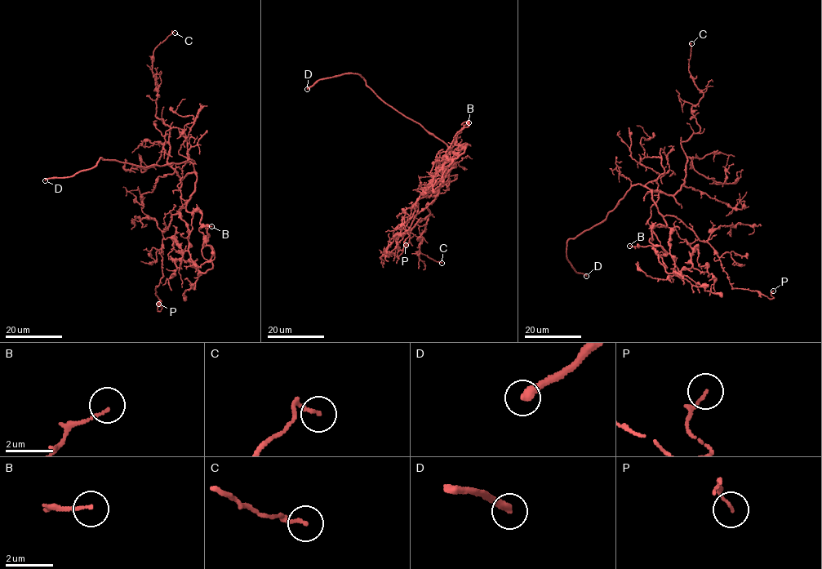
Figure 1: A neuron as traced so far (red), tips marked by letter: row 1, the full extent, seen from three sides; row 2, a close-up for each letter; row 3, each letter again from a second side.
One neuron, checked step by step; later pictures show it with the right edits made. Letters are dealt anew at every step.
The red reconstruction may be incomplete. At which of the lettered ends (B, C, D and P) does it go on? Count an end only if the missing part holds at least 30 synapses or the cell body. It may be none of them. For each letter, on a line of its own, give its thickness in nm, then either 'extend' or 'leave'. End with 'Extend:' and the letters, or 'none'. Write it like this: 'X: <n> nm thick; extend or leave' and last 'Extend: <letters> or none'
B: 110 nm thick; leave
C: 150 nm thick; leave
D: 320 nm thick; extend
P: 130 nm thick; leave
Extend: D

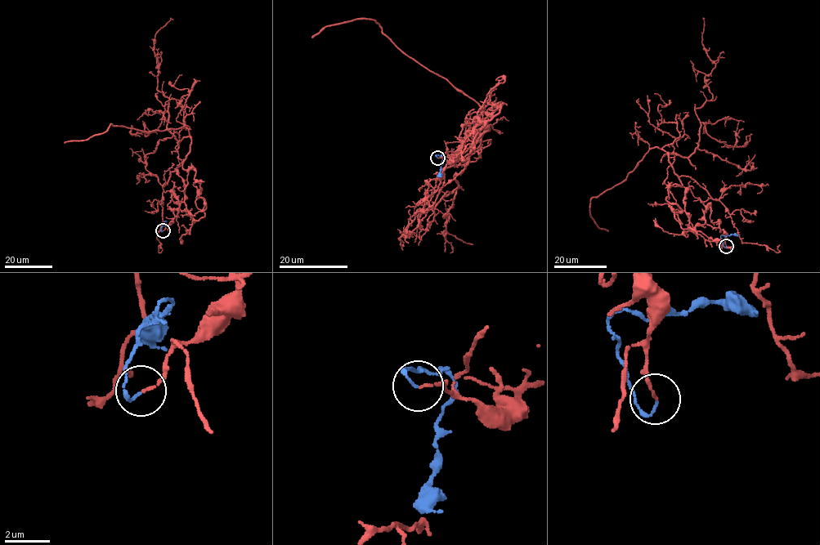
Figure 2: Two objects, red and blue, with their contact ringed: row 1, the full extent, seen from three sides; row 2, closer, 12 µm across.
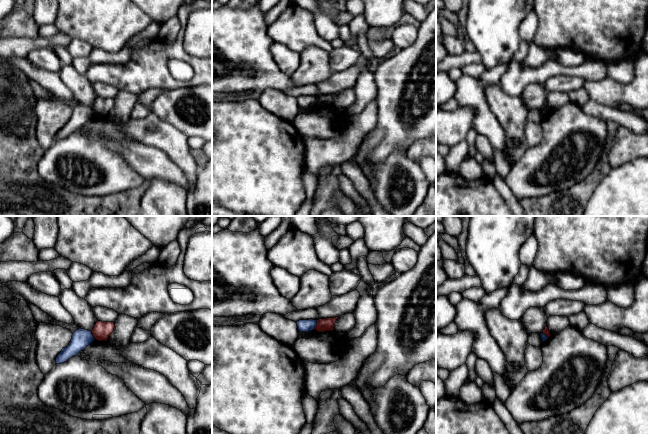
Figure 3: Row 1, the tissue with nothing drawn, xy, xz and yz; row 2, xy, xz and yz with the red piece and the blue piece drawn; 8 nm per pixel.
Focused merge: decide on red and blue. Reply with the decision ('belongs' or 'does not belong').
does not belong

